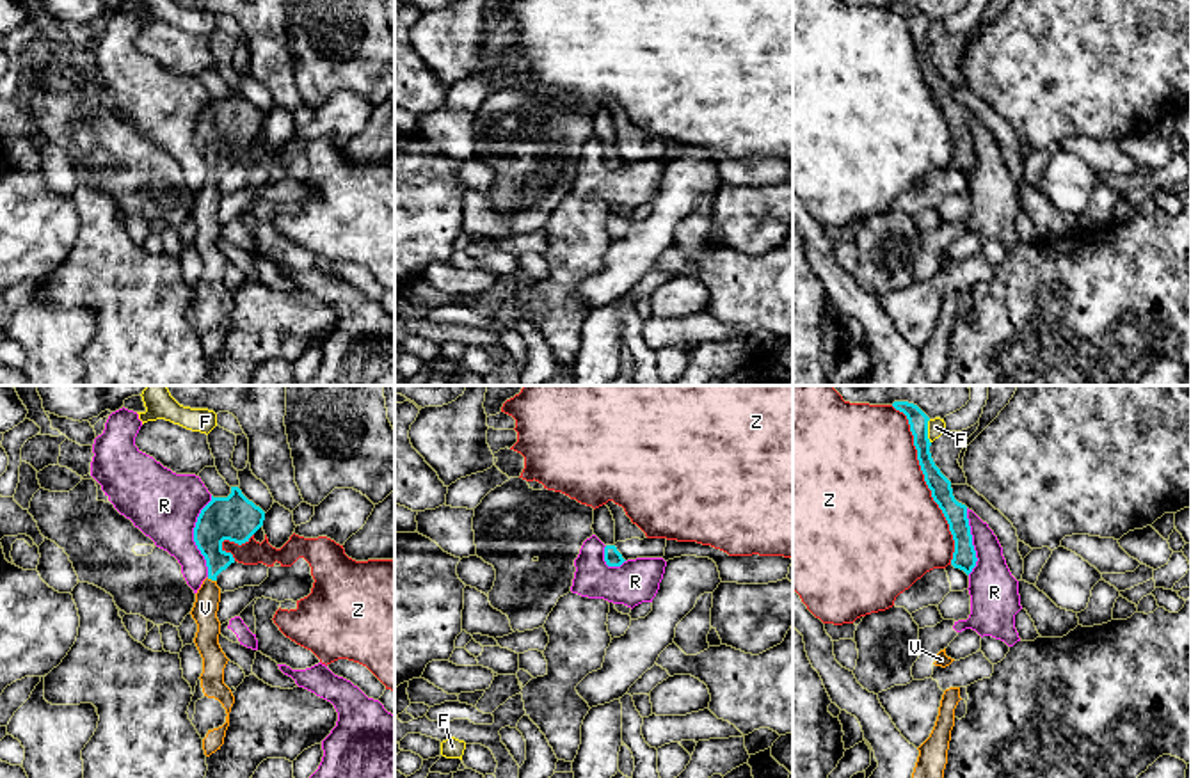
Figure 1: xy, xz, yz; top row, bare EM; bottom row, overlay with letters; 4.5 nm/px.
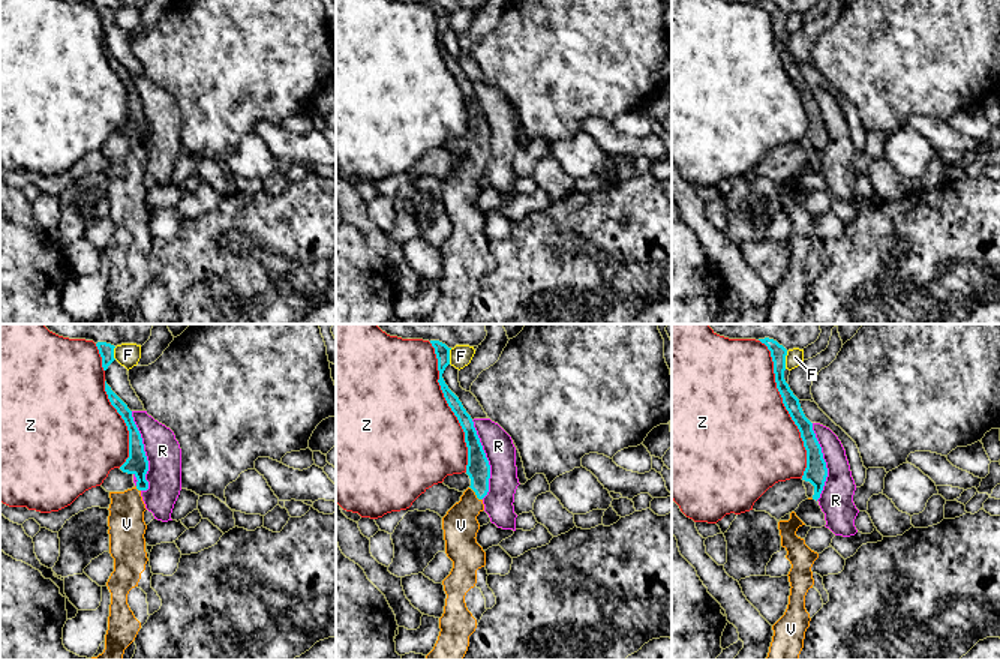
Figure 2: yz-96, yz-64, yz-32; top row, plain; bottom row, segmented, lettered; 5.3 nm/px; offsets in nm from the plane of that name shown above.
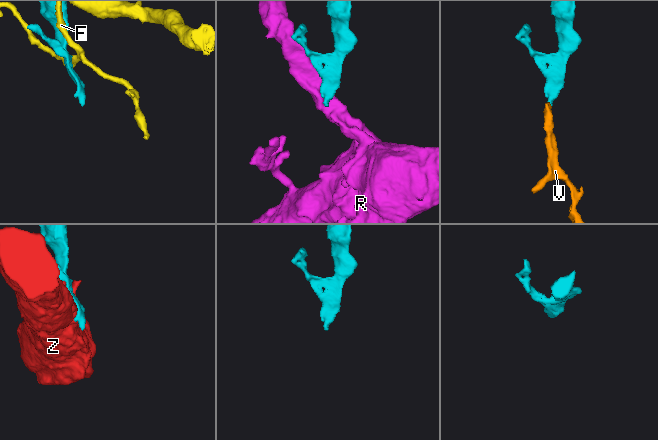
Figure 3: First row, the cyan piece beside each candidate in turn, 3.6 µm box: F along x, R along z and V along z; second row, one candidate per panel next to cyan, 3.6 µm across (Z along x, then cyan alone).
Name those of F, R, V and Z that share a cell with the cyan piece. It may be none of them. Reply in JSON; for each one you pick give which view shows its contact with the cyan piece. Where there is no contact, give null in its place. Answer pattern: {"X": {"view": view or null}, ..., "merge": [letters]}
{"V": {"view": "xy"}, "merge": ["V"]}

